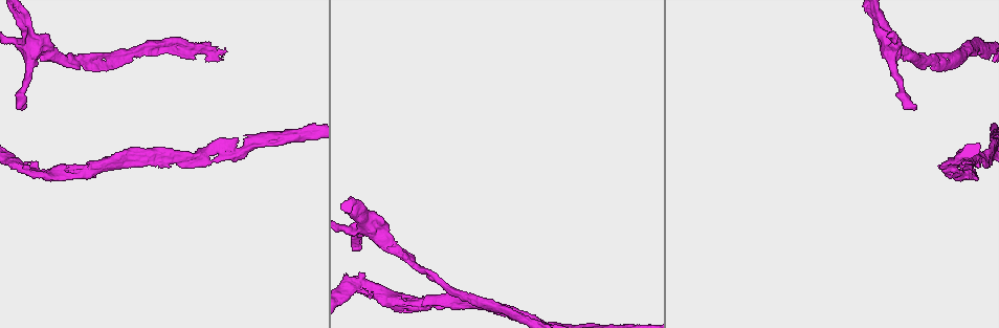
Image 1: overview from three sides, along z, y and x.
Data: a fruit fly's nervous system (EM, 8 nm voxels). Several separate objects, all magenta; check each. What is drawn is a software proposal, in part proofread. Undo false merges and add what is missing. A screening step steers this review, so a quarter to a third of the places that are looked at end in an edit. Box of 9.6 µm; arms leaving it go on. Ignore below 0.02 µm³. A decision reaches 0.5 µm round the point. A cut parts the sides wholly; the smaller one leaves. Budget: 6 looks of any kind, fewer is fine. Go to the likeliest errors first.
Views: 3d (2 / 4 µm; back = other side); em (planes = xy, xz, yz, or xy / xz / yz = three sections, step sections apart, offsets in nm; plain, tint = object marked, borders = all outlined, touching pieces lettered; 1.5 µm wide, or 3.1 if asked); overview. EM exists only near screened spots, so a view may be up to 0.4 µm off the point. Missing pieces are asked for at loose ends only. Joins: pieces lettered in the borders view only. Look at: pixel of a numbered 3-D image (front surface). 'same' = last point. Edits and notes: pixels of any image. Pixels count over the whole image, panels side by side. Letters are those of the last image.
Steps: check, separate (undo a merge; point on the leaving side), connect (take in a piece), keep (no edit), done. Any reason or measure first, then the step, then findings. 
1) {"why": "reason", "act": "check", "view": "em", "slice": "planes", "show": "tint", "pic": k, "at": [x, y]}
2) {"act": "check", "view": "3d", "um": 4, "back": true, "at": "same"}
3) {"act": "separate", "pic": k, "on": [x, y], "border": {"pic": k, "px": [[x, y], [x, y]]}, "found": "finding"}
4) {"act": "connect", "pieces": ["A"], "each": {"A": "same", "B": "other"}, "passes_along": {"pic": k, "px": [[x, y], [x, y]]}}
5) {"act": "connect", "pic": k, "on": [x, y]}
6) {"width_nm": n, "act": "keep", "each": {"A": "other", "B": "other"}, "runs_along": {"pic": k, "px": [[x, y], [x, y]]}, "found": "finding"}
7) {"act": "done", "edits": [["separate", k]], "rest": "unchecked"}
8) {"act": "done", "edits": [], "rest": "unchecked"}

{"why": "branch stops here", "act": "check", "view": "em", "slice": "xy", "step": 4, "show": "tint", "pic": 1, "at": [24, 106]}

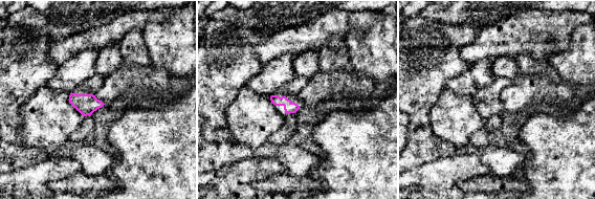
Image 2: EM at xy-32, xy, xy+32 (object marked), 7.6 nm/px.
{"act": "check", "view": "em", "slice": "xz", "step": 8, "show": "borders", "at": "same"}

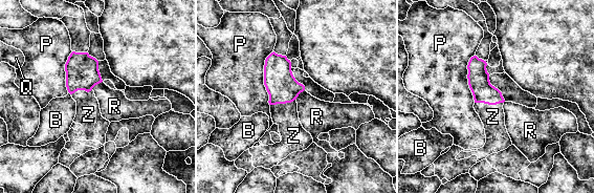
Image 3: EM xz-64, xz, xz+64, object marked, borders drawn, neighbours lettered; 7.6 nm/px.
{"width_nm": 170, "act": "connect", "pieces": ["Z"], "each": {"B": "other", "P": "other", "Q": "other", "R": "other", "Z": "same"}, "passes_along": {"pic": 3, "px": [[483, 91], [489, 104], [492, 116]]}, "found": "it goes on there"}

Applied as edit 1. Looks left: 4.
{"why": "branch stops here", "act": "check", "view": "em", "slice": "xy", "step": 8, "show": "borders", "pic": 1, "at": [981, 56]}

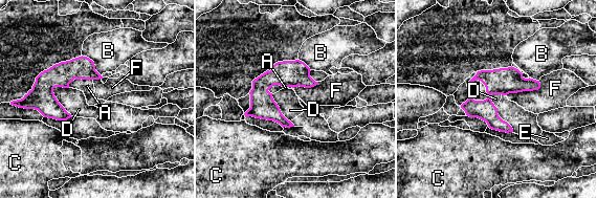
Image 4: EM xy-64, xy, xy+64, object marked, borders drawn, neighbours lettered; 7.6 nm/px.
{"act": "keep", "each": {"A": "other", "B": "other", "C": "other", "D": "other", "E": "other", "F": "other"}, "found": "none of them fits"}

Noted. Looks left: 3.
{"why": "branch point", "act": "check", "view": "em", "slice": "planes", "show": "borders", "pic": 1, "at": [422, 270]}

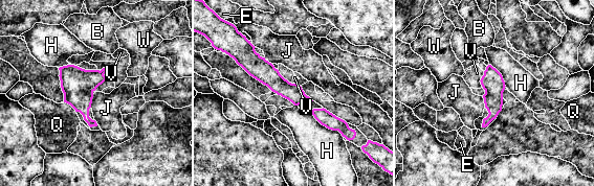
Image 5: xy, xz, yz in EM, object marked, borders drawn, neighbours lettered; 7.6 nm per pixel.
{"act": "keep", "each": {"B": "other", "E": "other", "H": "other", "J": "other", "Q": "other", "V": "other", "W": "other"}, "border": {"pic": 5, "px": [[93, 94], [90, 107]]}, "found": "continuous, no second neuron"}

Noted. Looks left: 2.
{"act": "done", "edits": [["connect", 3]], "rest": "unchecked"}

